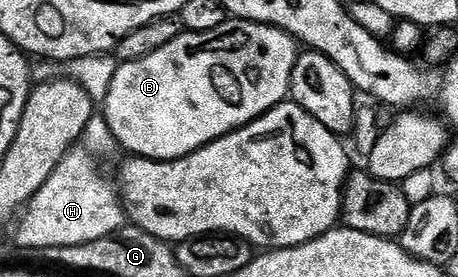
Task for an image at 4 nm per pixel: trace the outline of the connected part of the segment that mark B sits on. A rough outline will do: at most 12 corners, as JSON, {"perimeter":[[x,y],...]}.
{"perimeter":[[260,22],[120,62],[116,143],[183,158],[284,101],[297,43]]}

